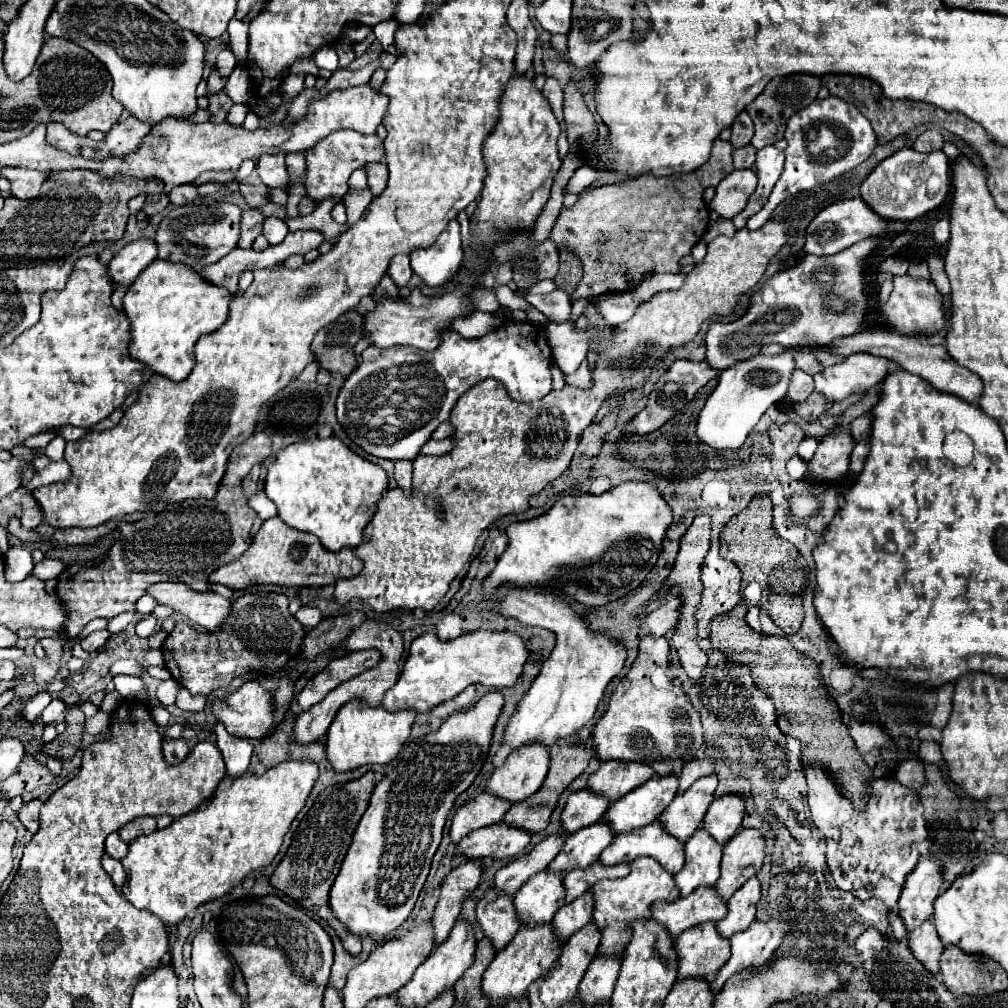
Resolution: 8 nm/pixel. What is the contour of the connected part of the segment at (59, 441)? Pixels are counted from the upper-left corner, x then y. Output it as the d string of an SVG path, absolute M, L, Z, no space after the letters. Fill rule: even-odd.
M56 435L46 447L34 449L34 455L44 455L50 461L62 461L64 459L64 445L66 445L66 441L60 435Z

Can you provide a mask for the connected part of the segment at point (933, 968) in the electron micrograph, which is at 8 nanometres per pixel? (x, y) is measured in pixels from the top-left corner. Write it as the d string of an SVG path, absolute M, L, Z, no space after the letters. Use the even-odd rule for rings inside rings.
M926 921L918 929L914 929L908 935L908 945L910 945L914 957L918 957L918 961L922 961L922 965L930 973L934 973L934 975L940 973L940 955L942 955L944 945L942 945L932 921Z

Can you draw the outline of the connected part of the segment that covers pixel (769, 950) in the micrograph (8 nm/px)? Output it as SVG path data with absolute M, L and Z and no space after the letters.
M770 917L768 921L756 919L746 931L730 937L732 957L716 973L716 979L710 983L712 993L718 993L724 983L738 971L748 967L762 967L774 951L780 947L782 939L790 933L790 927L780 917Z

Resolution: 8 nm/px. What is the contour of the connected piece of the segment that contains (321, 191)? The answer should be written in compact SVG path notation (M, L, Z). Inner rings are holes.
M334 131L330 137L316 143L306 153L306 191L308 197L314 201L322 201L330 195L344 197L348 191L348 179L350 173L366 163L382 161L384 159L384 147L378 135L362 135L354 131Z

